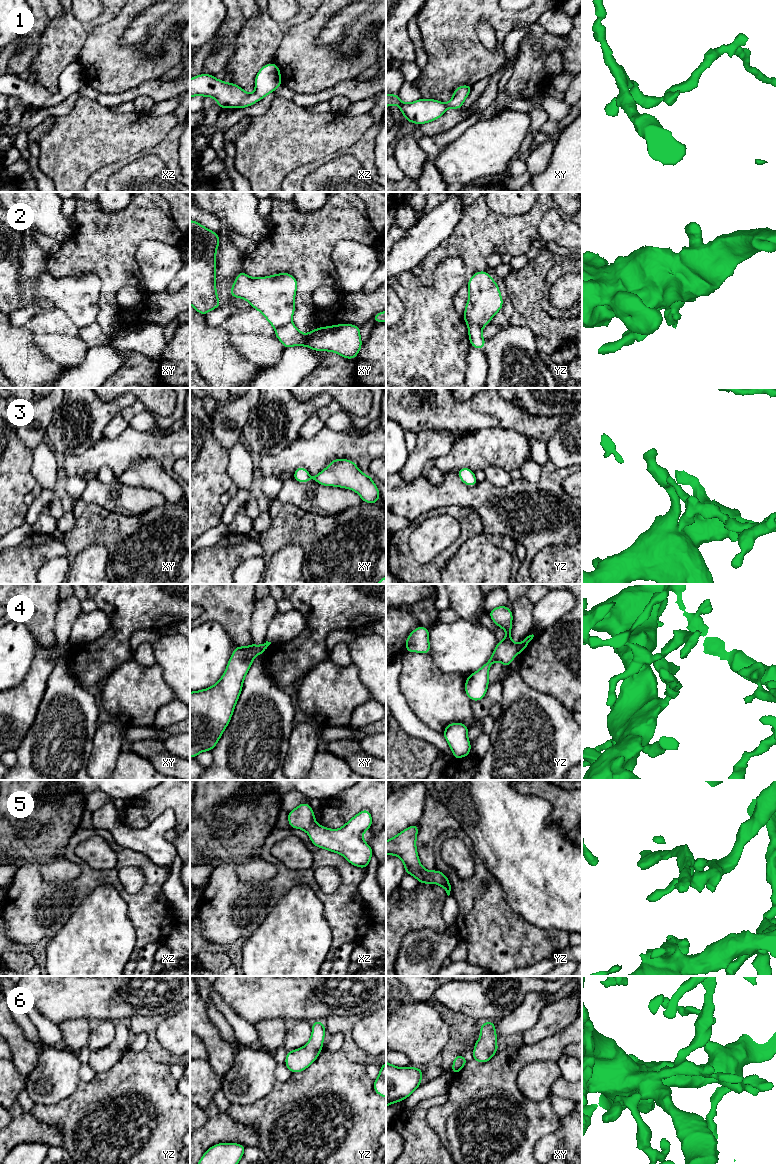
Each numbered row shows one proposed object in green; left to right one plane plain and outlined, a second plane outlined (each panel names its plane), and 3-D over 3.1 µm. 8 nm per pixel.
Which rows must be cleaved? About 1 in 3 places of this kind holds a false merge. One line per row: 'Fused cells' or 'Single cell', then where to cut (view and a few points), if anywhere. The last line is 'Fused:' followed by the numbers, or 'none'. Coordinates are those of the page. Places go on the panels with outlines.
1: Single cell. No split
2: Fused cells. Split along xy (291, 321), (275, 329)
3: Single cell. No split
4: Fused cells. Split along yz (518, 645), (519, 652)
5: Single cell. No split
6: Single cell. No split
Fused: 2, 4

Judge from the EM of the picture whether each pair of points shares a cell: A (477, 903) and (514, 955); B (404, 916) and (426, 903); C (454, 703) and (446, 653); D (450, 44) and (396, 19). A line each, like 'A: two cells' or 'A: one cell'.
A: one cell
B: one cell
C: two cells
D: two cells

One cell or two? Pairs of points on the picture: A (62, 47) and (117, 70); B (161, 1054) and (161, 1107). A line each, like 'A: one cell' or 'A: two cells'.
A: two cells
B: two cells

